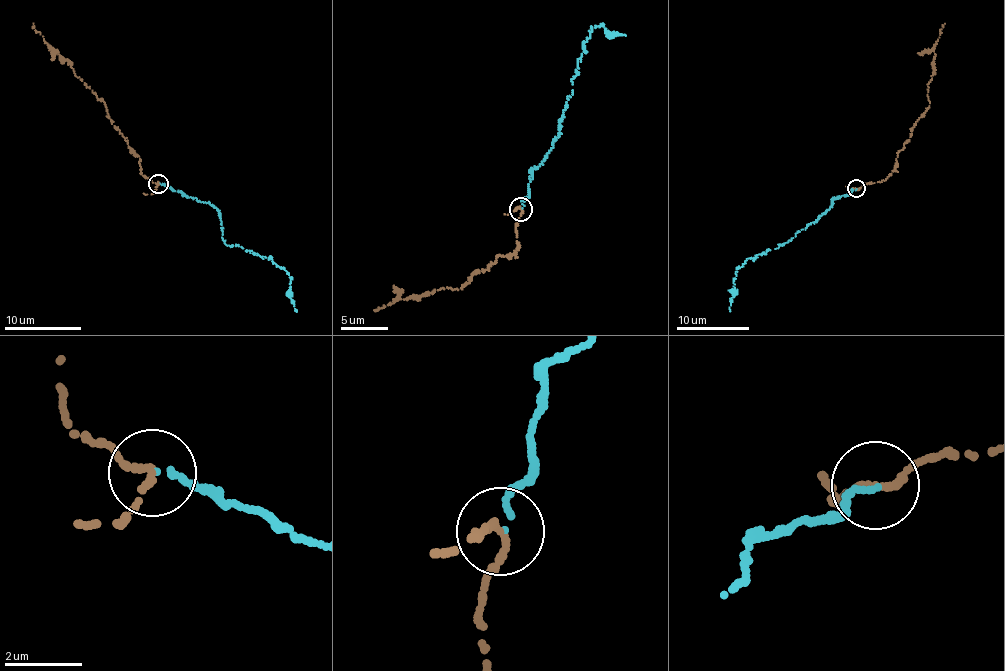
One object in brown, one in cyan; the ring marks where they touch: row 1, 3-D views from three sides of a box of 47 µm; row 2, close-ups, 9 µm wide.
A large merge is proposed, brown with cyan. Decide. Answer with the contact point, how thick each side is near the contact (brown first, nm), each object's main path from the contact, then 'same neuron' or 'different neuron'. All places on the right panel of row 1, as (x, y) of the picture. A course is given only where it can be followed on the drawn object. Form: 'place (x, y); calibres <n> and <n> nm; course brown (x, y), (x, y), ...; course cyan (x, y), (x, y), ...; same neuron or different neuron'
place (856, 188); calibres 180 and 130 nm; course brown (855, 188), (883, 180), (891, 173), (911, 129), (928, 108), (927, 89), (933, 72), (934, 50), (945, 23); course cyan (856, 189), (833, 199), (823, 214), (778, 248), (746, 259), (733, 280), (734, 295), (730, 311); same neuron

